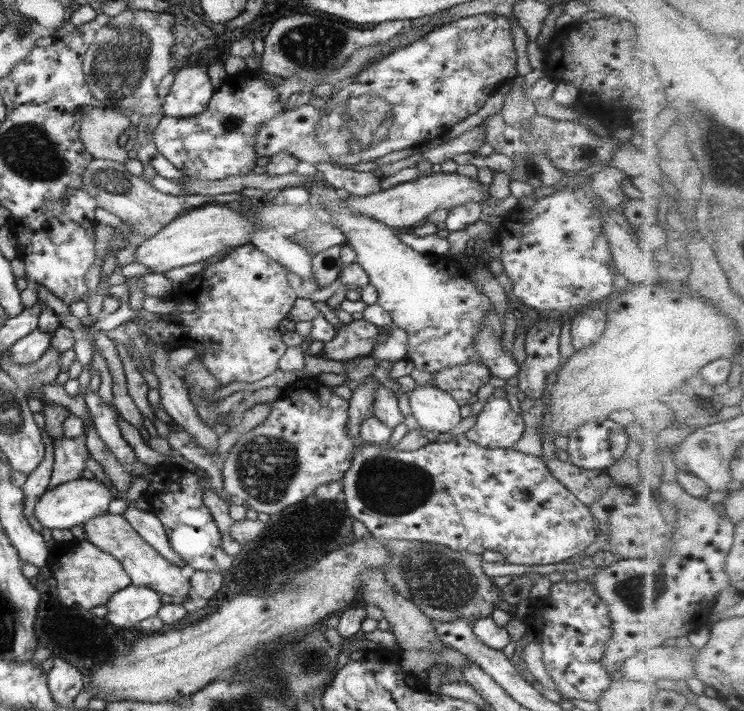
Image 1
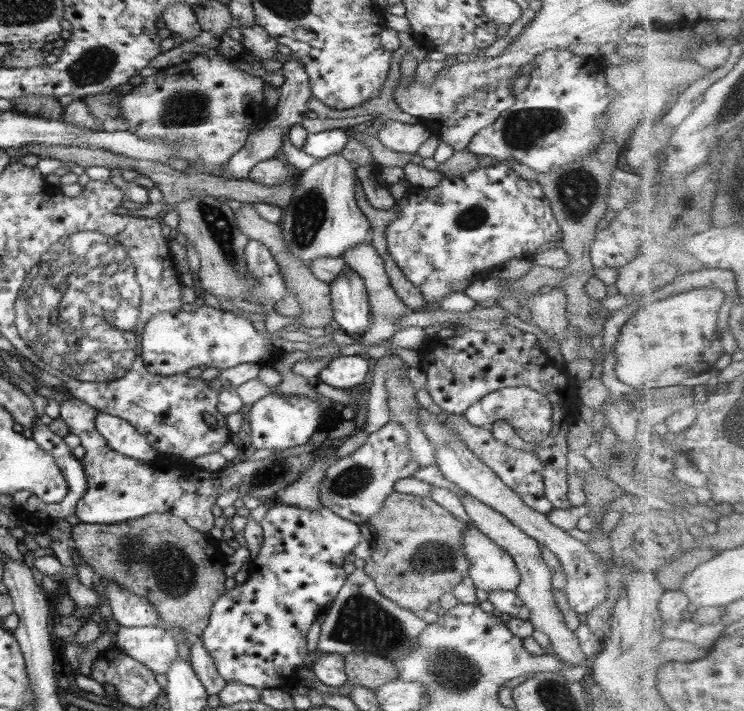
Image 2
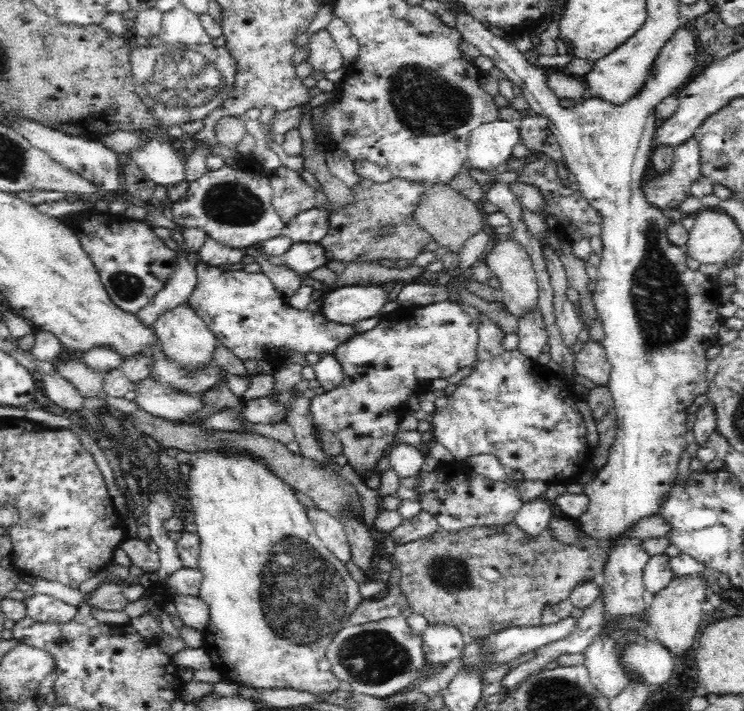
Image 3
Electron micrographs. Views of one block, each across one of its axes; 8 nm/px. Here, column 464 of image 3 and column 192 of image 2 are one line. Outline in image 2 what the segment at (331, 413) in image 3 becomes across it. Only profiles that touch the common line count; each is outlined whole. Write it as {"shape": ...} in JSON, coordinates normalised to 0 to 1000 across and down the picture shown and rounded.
{"shape":[[[270,425],[262,428],[262,439],[239,437],[234,440],[215,440],[196,453],[190,471],[188,501],[192,504],[192,513],[199,523],[215,526],[218,529],[231,529],[233,526],[250,525],[255,518],[266,516],[274,520],[277,516],[293,519],[312,518],[320,512],[331,509],[344,509],[348,512],[352,502],[366,499],[360,488],[370,488],[366,475],[359,470],[347,467],[339,454],[331,453],[328,447],[315,444],[315,442],[289,436]]]}

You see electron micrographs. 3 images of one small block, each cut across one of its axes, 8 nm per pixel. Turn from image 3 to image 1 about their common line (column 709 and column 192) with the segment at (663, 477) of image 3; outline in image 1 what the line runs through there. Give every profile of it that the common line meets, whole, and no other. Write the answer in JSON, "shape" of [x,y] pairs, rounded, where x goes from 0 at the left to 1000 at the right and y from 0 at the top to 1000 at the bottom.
{"shape":[[[333,342],[312,349],[300,366],[282,371],[255,397],[235,408],[233,405],[226,416],[235,423],[235,439],[210,442],[211,453],[195,453],[192,459],[177,451],[167,453],[159,461],[141,467],[149,478],[172,489],[172,498],[183,513],[188,515],[188,506],[194,520],[202,522],[204,494],[200,482],[208,482],[210,488],[223,489],[226,495],[245,488],[263,489],[266,499],[262,506],[272,506],[280,523],[301,541],[309,537],[344,537],[374,519],[376,502],[387,492],[379,470],[374,468],[374,459],[376,451],[387,446],[402,411],[387,398],[384,380],[341,343]]]}

